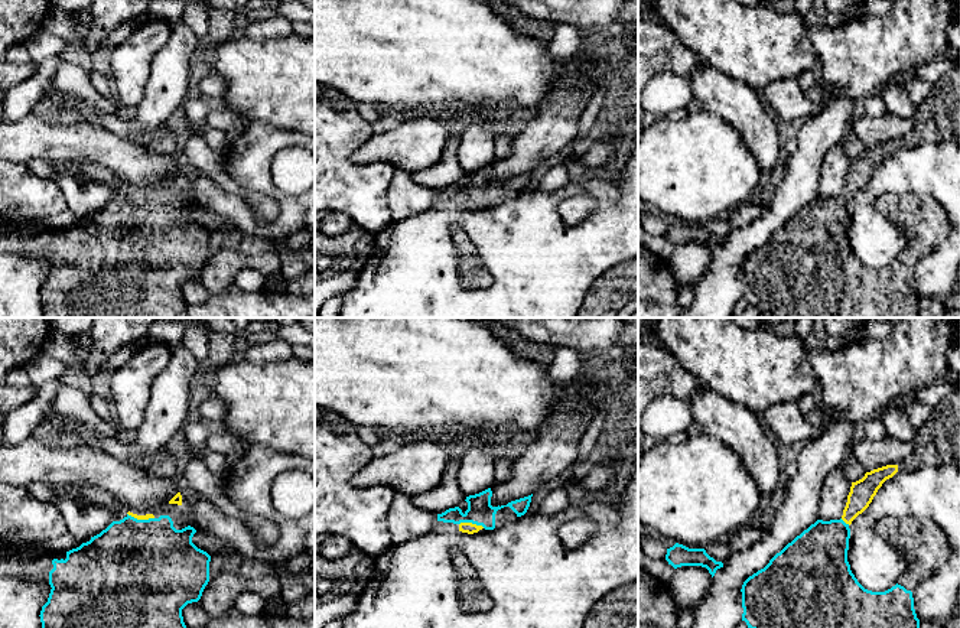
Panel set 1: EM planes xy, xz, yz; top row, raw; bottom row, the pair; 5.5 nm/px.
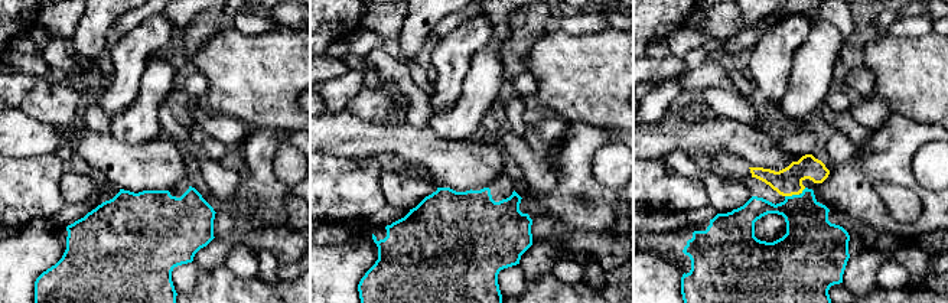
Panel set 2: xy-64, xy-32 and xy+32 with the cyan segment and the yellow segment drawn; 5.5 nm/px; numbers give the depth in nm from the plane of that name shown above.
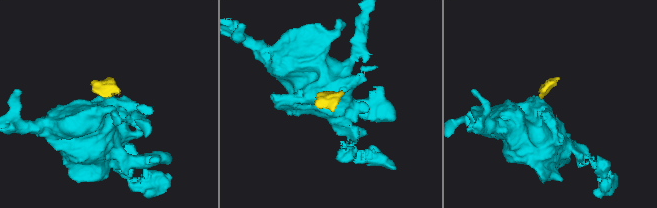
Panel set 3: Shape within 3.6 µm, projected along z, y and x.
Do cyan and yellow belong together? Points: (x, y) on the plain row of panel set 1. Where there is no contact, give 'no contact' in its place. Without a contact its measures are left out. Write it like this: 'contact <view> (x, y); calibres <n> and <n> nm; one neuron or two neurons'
contact xz (472, 199); calibres 150 and 60 nm; one neuron

